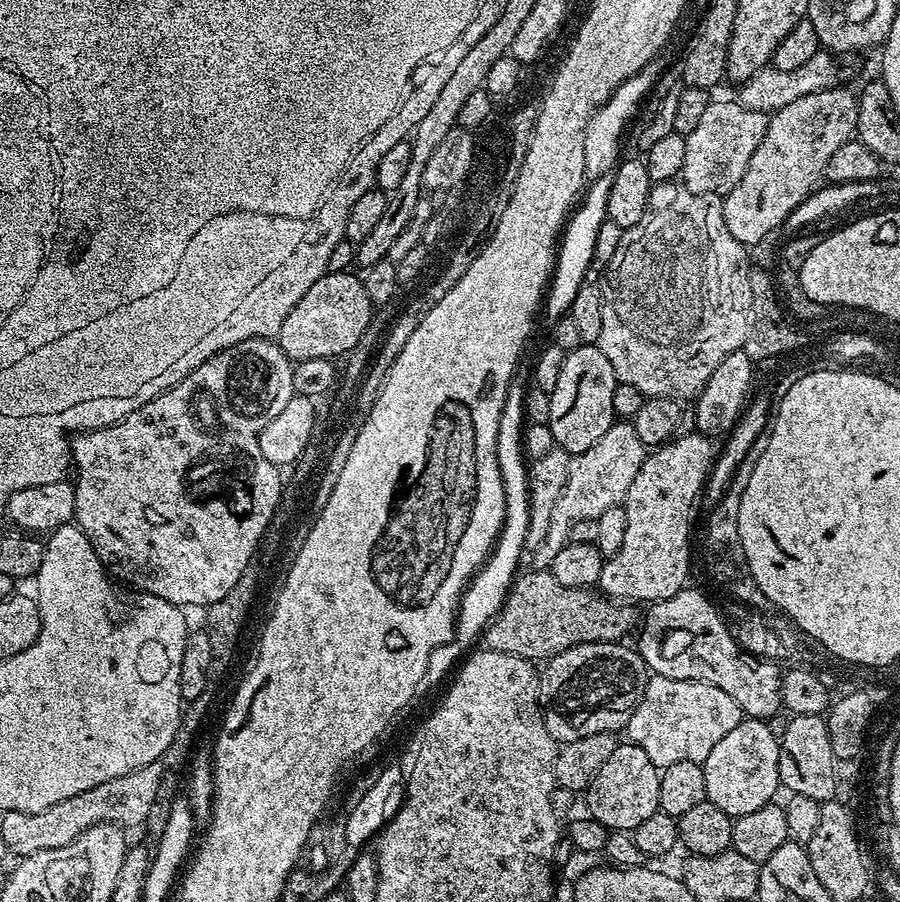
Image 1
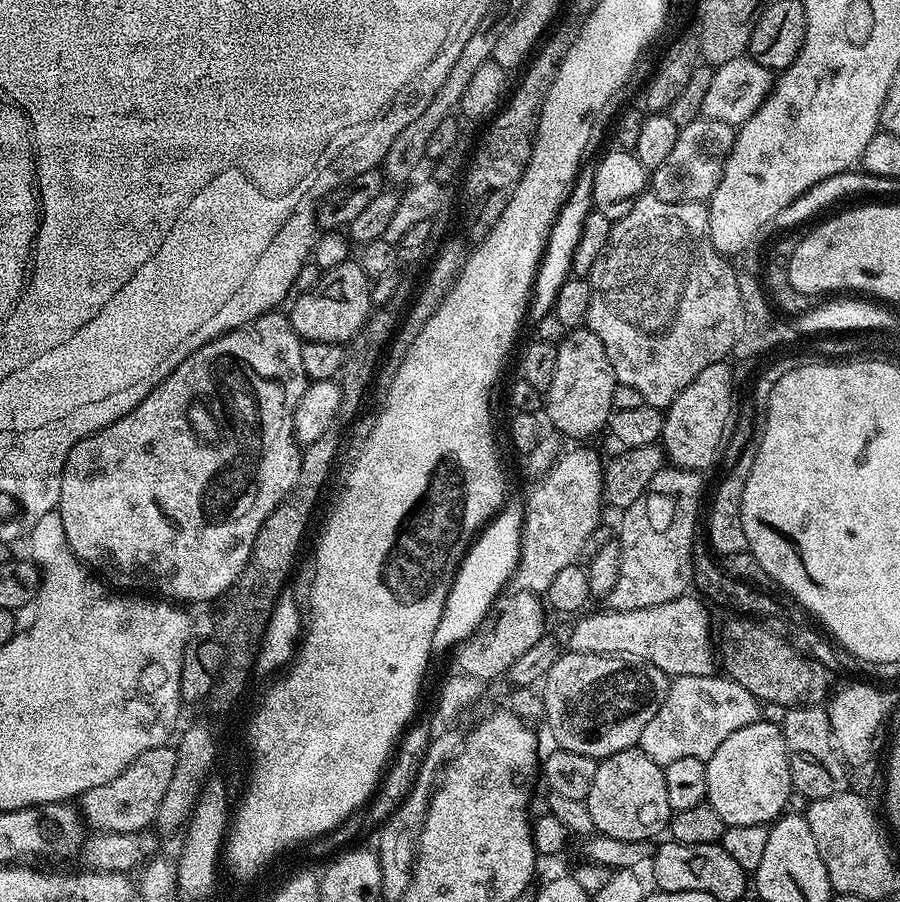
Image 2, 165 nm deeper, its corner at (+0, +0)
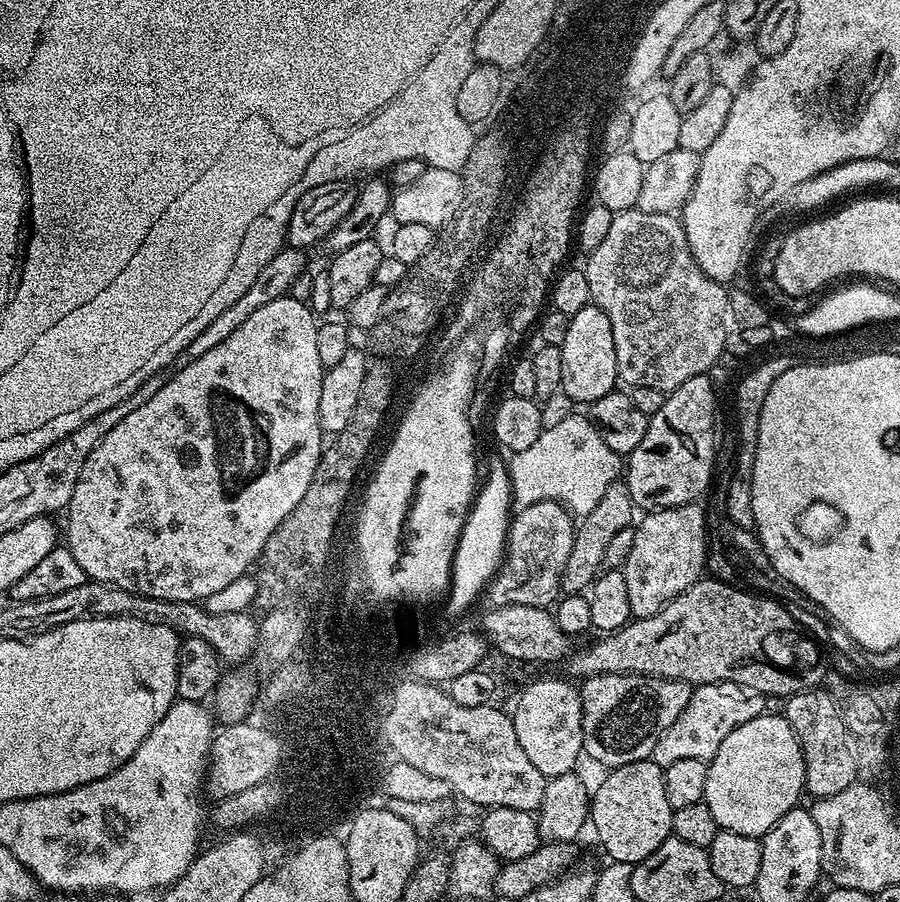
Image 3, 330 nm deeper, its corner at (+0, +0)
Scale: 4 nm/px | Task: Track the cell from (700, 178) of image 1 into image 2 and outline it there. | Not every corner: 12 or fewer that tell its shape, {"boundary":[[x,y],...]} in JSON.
{"boundary":[[703,118],[683,125],[651,173],[664,202],[708,201],[736,134]]}

